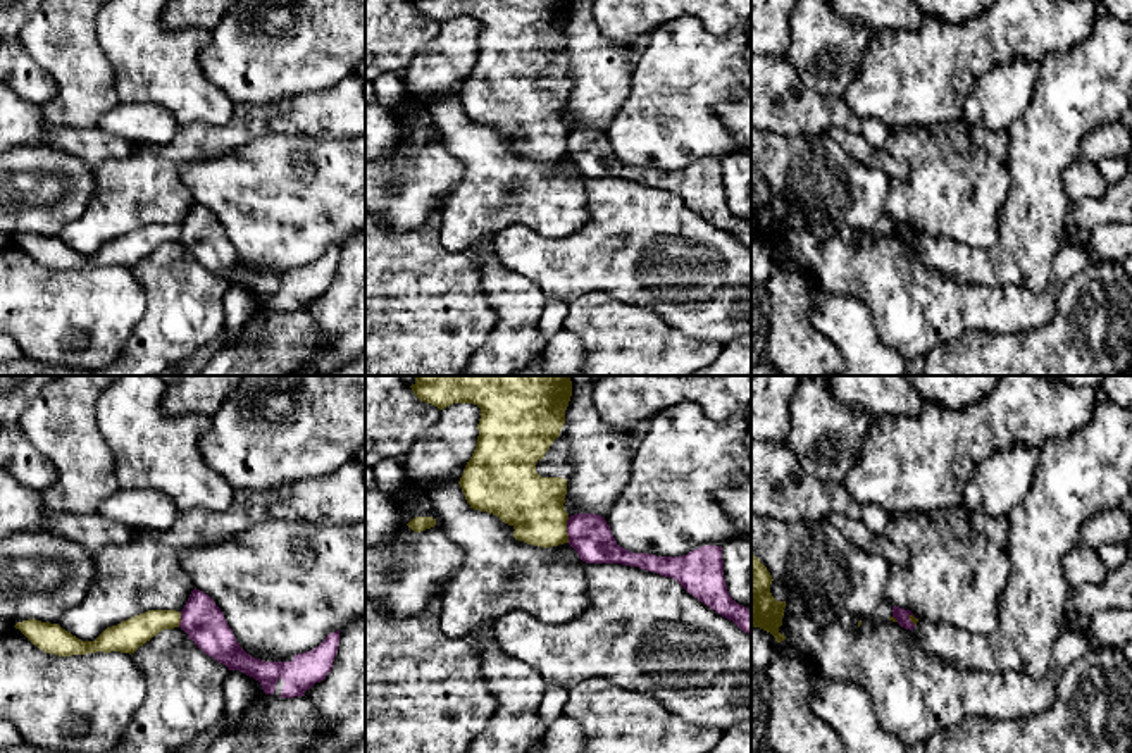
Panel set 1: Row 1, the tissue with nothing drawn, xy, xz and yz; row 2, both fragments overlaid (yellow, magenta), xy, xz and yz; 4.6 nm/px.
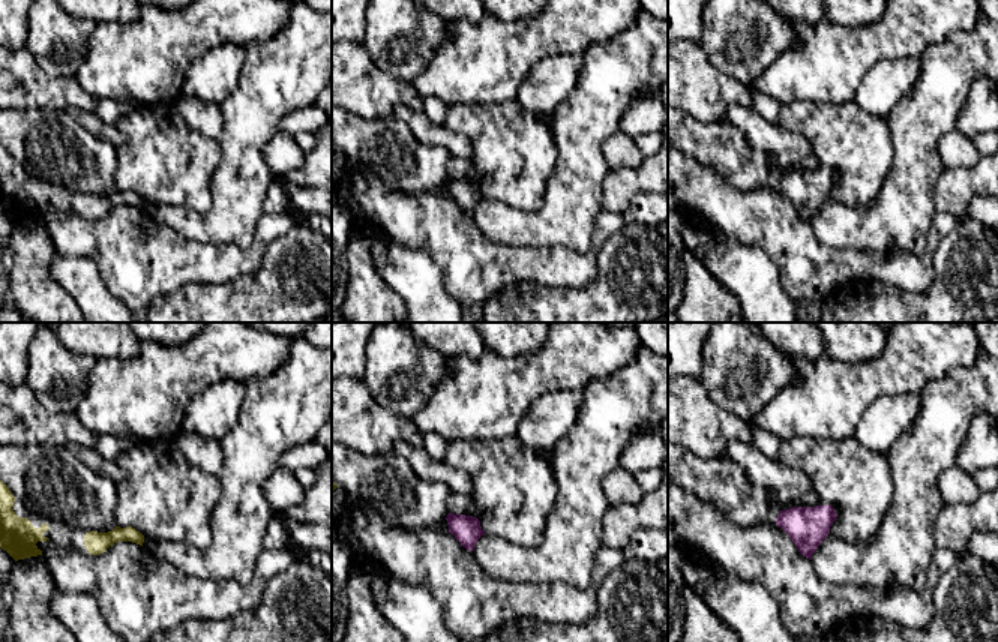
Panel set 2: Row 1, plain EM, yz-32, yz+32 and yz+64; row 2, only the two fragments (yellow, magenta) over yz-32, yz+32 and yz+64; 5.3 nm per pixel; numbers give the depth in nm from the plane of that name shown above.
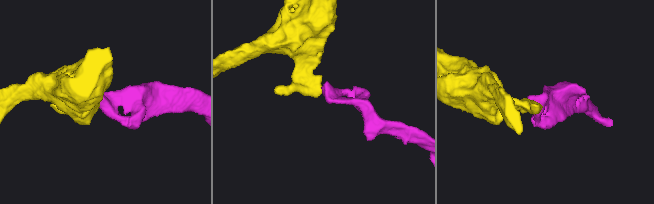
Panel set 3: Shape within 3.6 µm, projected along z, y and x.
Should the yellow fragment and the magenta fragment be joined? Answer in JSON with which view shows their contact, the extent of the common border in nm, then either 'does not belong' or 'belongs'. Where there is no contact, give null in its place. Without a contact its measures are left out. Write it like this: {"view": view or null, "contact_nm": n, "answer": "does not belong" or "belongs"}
{"view": "xz", "contact_nm": 120, "answer": "does not belong"}

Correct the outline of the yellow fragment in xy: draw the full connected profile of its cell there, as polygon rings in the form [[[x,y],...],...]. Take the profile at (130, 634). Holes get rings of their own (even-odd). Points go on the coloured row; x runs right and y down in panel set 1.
[[[148,610],[107,627],[95,641],[81,641],[59,624],[41,620],[22,620],[14,627],[19,629],[34,646],[45,653],[71,657],[86,653],[134,653],[164,629],[179,627],[181,612],[176,610]]]

